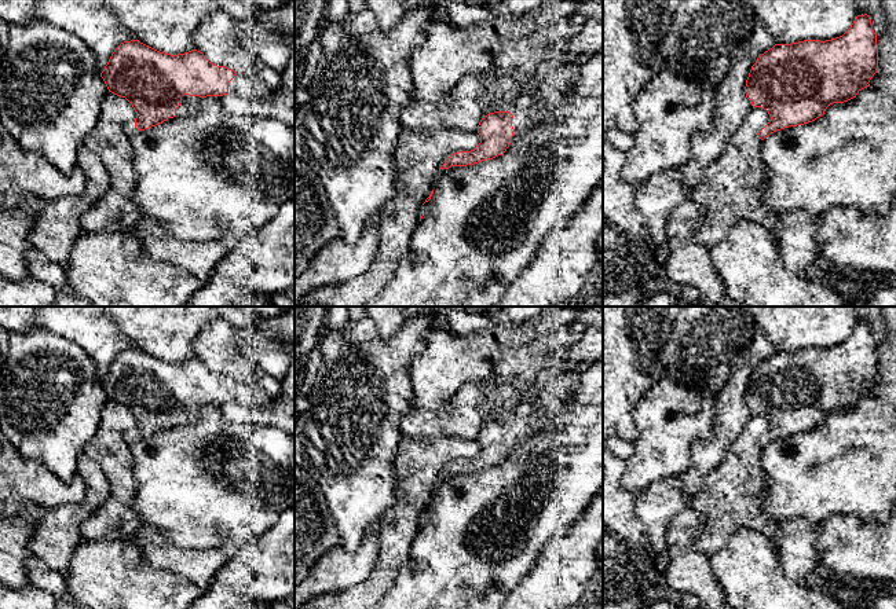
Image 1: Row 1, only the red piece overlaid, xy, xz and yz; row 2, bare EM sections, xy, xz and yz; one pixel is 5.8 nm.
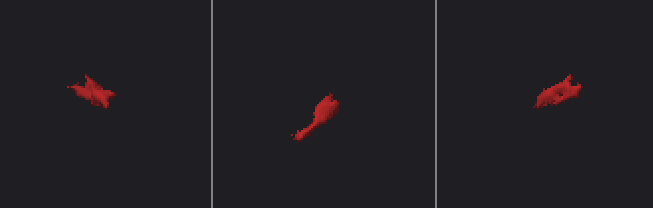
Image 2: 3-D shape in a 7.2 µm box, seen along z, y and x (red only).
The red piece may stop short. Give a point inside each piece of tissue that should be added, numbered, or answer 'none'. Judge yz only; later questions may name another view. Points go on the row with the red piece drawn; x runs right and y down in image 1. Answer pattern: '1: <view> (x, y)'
none

